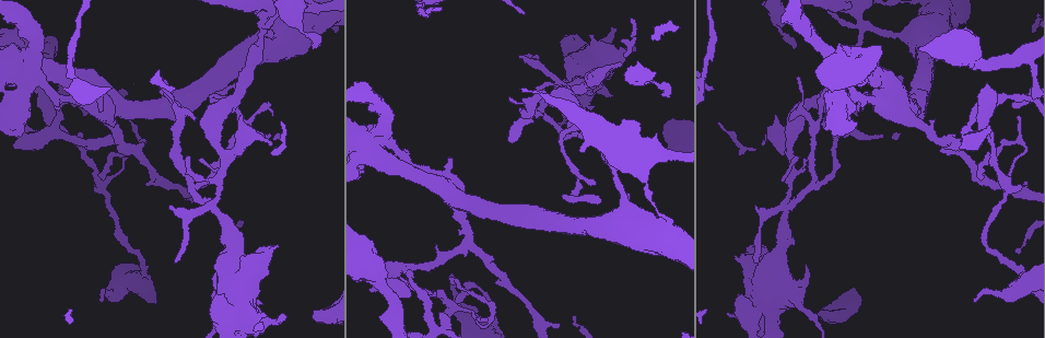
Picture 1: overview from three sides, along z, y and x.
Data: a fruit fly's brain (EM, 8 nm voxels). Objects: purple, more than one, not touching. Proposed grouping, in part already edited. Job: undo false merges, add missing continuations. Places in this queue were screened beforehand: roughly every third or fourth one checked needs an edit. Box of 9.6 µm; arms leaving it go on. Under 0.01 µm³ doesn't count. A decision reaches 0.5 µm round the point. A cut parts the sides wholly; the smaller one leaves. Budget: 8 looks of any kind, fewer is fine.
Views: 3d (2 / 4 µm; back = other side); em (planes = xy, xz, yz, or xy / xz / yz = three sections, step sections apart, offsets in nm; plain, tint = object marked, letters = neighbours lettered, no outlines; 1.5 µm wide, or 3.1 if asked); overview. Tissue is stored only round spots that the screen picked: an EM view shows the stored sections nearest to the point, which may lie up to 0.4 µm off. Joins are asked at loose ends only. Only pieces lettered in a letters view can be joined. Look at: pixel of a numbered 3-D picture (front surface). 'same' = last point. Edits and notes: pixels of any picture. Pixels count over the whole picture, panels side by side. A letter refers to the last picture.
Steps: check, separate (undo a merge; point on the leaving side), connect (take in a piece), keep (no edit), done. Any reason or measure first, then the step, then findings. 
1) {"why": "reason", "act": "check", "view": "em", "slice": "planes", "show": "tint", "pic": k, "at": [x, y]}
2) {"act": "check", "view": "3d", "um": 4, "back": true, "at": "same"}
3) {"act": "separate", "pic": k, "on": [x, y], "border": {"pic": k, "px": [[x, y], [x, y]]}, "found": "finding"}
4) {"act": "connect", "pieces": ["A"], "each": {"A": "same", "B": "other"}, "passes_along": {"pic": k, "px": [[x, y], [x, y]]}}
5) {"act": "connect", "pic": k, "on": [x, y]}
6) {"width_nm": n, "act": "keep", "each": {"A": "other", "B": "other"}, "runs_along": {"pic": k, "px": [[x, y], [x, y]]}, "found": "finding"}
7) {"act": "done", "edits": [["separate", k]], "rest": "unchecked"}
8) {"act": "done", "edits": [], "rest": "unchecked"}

{"act": "check", "view": "3d", "um": 2, "pic": 1, "at": [783, 34]}

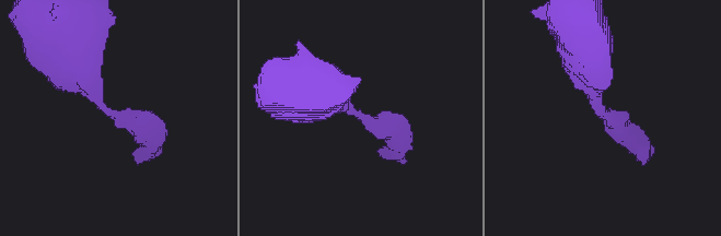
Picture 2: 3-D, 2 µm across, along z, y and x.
{"why": "now the EM", "act": "check", "view": "em", "slice": "planes", "show": "letters", "pic": 2, "at": [367, 117]}

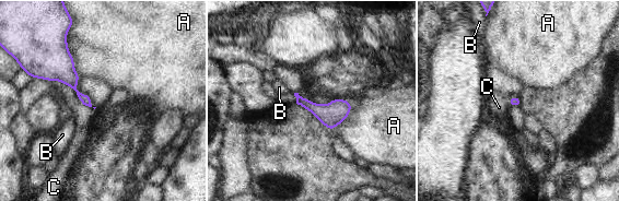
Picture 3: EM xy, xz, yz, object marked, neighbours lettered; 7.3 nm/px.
{"act": "keep", "each": {"A": "other", "B": "other", "C": "other"}, "border": {"pic": 3, "px": [[66, 38], [73, 68], [81, 77]]}, "found": "continuous, no second cell"}

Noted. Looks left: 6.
{"why": "free end", "act": "check", "view": "3d", "um": 2, "pic": 1, "at": [754, 205]}

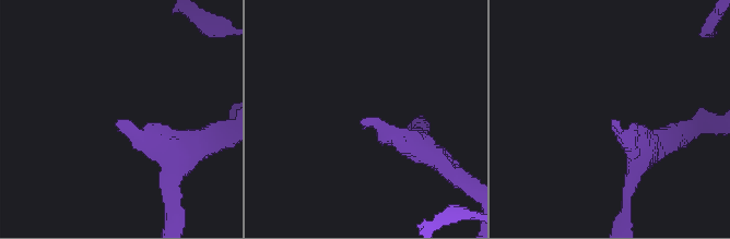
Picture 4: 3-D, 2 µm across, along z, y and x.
{"act": "check", "view": "em", "slice": "planes", "show": "letters", "pic": 4, "at": [363, 119]}

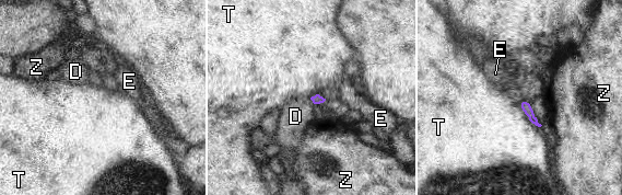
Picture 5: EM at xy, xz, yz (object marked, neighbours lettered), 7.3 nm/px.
{"act": "keep", "each": {"D": "other", "E": "other", "T": "other", "Z": "other"}, "border": {"pic": 5, "px": [[517, 105], [532, 123], [540, 127]]}, "found": "no lettered piece goes on from it"}

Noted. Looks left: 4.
{"why": "thick end", "act": "check", "view": "em", "slice": "xy", "step": 8, "show": "letters", "pic": 1, "at": [263, 304]}

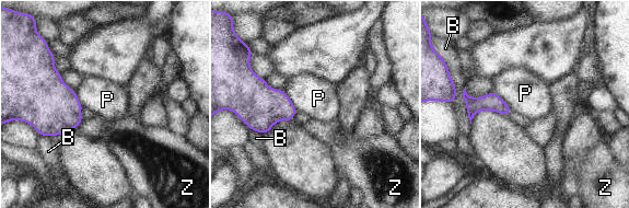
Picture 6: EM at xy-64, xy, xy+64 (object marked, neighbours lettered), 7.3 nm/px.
{"act": "keep", "each": {"B": "other", "P": "other", "Z": "other"}, "runs_along": {"pic": 6, "px": [[465, 96], [508, 110]]}, "found": "none of them fits"}

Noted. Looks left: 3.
{"act": "done", "edits": [], "rest": "unchecked"}

